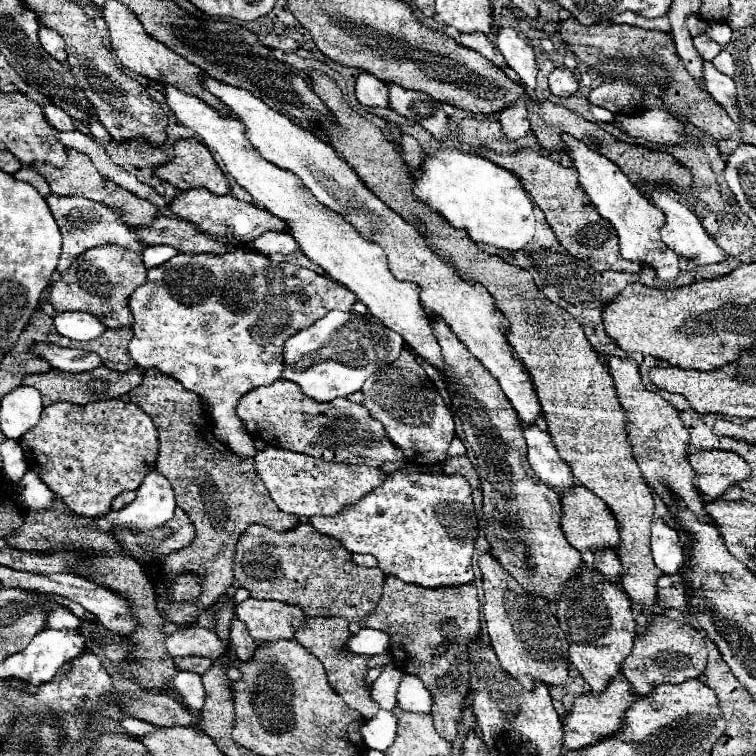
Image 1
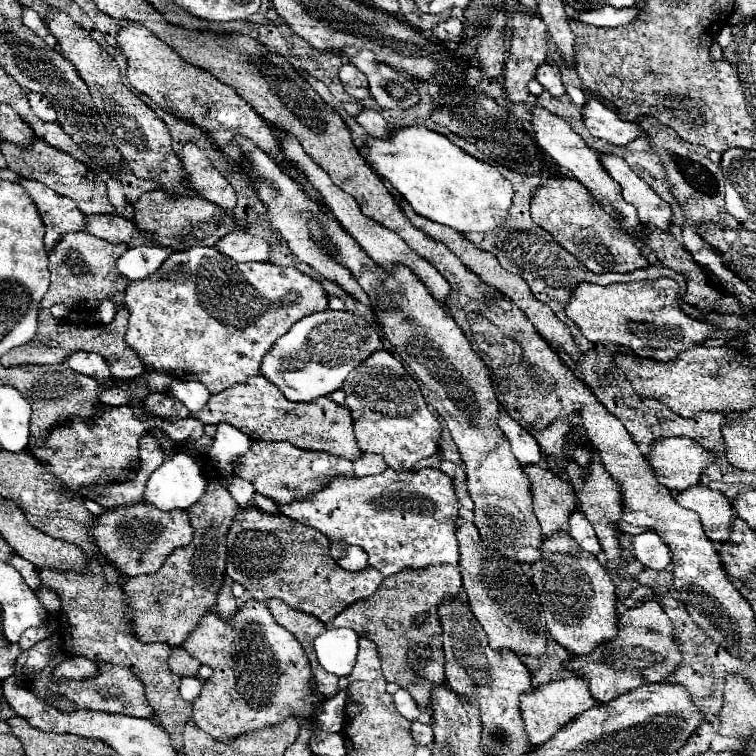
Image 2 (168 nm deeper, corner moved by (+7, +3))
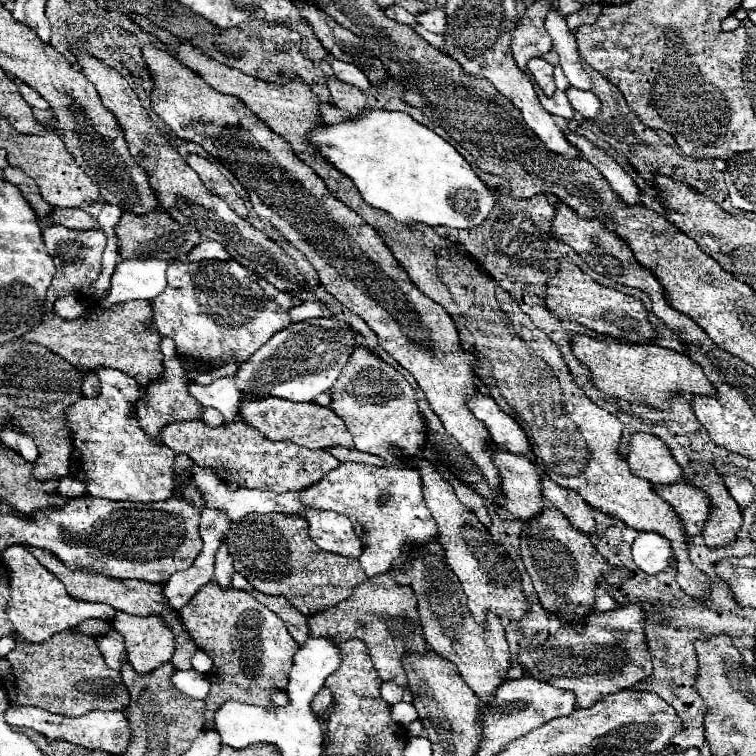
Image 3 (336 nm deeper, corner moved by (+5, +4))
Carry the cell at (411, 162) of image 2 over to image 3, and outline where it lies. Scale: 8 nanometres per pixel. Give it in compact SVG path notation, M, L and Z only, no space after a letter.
M369 110L353 122L327 124L317 132L311 132L309 138L325 160L329 160L335 168L339 168L355 182L367 204L389 212L403 224L423 222L427 226L447 226L459 230L475 228L487 220L499 198L499 190L489 188L449 142L445 142L427 126L413 120L407 112Z

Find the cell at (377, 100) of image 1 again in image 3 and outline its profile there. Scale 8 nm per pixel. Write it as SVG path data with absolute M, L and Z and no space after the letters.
M331 60L331 66L335 70L335 76L341 80L341 82L347 82L351 86L357 86L359 90L367 90L371 88L367 76L355 66L355 64L347 64L347 62L341 62L341 60Z

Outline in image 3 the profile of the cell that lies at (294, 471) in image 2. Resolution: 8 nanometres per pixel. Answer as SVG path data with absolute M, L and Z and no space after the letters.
M201 420L177 422L163 428L163 440L173 452L187 452L197 466L215 468L217 476L225 482L237 482L243 488L271 490L277 494L309 488L341 464L327 450L309 450L293 442L271 442L241 422L219 428L211 428Z

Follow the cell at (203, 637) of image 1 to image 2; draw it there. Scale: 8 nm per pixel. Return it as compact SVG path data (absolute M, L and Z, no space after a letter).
M255 599L245 601L231 615L233 623L207 611L181 645L191 657L213 667L213 677L203 683L201 695L193 701L193 721L197 729L223 743L265 725L281 723L291 715L297 715L299 723L309 723L315 705L323 699L315 691L303 647L273 619L265 605Z

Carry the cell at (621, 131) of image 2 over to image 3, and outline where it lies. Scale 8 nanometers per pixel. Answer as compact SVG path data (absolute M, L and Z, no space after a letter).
M569 88L565 94L567 94L571 106L577 112L581 112L585 118L589 118L589 120L599 118L599 114L601 114L601 100L599 100L599 96L591 94L587 90L577 90L577 88Z

